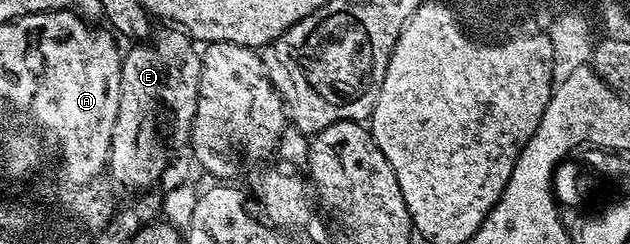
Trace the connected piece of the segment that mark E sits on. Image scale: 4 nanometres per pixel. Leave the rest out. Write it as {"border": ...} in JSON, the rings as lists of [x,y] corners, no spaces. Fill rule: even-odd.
{"border":[[[165,26],[152,37],[151,42],[141,42],[121,58],[119,78],[119,114],[115,114],[115,126],[111,130],[107,173],[121,188],[149,190],[165,172],[165,167],[173,160],[173,155],[181,147],[188,145],[193,130],[193,119],[197,109],[199,94],[199,74],[201,58],[188,32],[177,26]]]}

